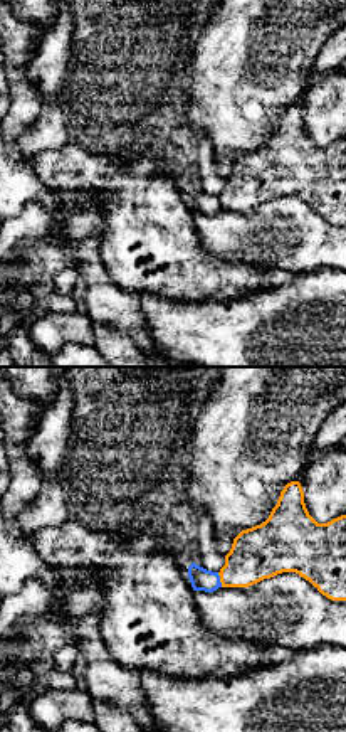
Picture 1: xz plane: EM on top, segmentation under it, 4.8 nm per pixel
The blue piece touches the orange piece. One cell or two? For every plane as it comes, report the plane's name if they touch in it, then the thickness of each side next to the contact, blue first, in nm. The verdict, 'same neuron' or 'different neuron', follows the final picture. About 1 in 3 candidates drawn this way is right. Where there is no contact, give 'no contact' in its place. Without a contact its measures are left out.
xz | 110/260 nm

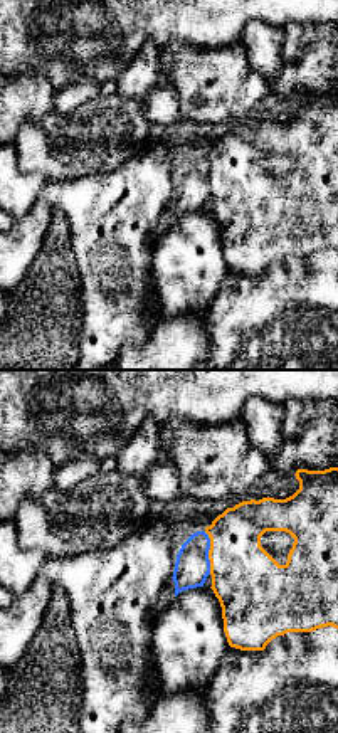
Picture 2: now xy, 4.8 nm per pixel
xy | 170/320 nm

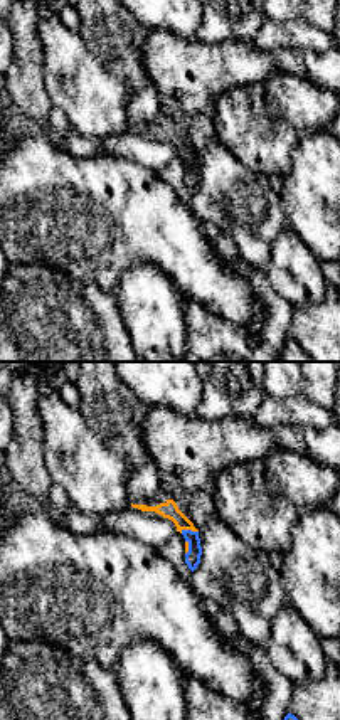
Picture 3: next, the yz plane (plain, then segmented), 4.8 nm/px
yz | 80/80 nm

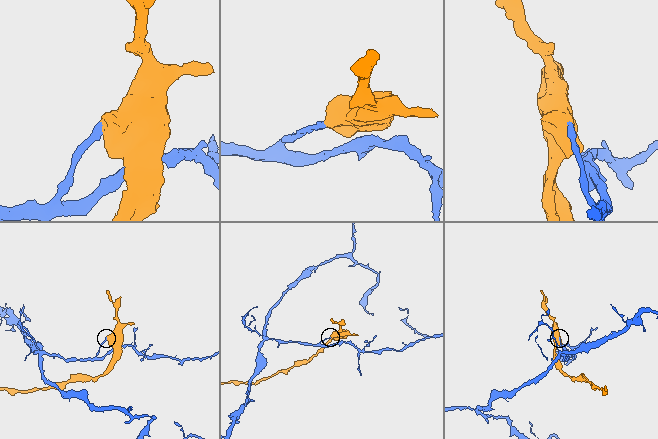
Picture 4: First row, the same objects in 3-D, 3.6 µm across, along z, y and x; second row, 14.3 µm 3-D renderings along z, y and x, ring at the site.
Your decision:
different neuron

